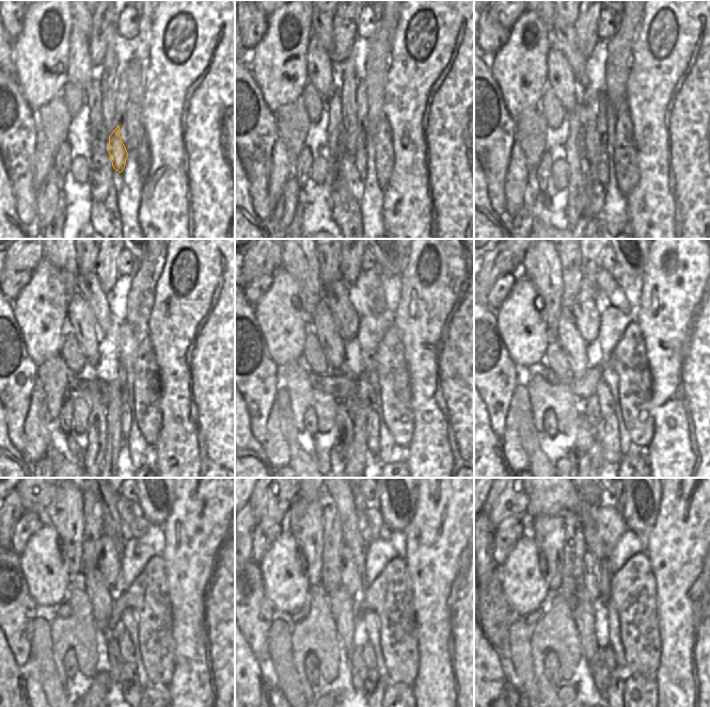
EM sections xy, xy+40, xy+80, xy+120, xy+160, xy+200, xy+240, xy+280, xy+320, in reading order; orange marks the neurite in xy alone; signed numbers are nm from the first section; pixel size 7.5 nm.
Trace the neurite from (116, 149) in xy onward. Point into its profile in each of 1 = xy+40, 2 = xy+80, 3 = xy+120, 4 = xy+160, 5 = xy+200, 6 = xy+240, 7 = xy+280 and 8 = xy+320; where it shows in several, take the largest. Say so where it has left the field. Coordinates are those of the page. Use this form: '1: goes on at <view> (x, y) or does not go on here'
1: goes on at xy+40 (360, 159)
2: goes on at xy+80 (602, 166)
3: goes on at xy+120 (125, 414)
4: goes on at xy+160 (372, 438)
5: goes on at xy+200 (611, 450)
6: goes on at xy+240 (131, 687)
7: goes on at xy+280 (374, 687)
8: goes on at xy+320 (615, 691)

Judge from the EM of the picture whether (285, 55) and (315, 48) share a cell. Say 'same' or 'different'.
different

